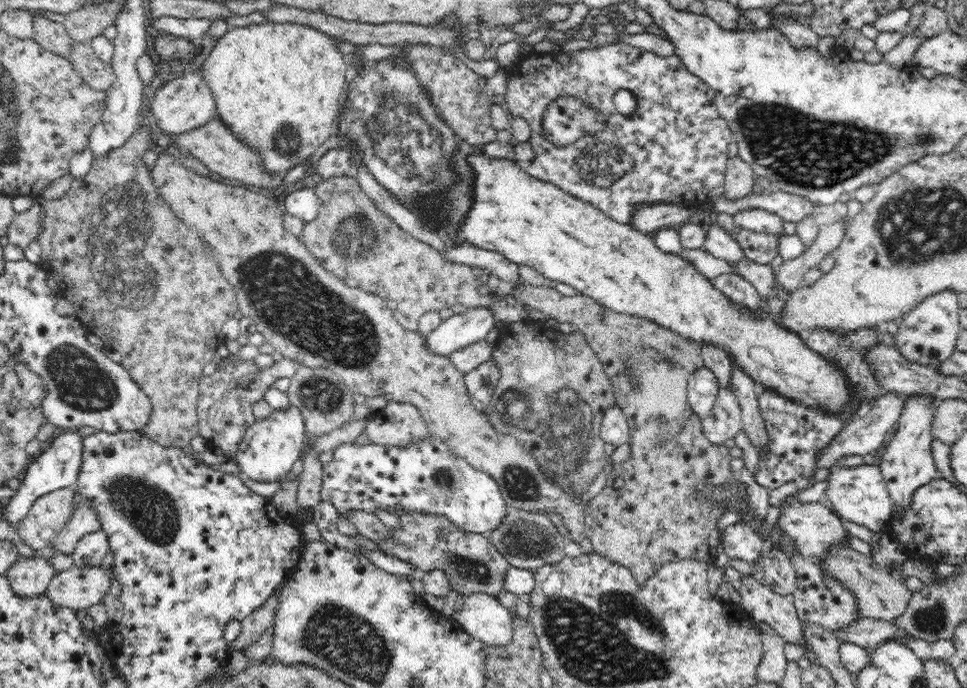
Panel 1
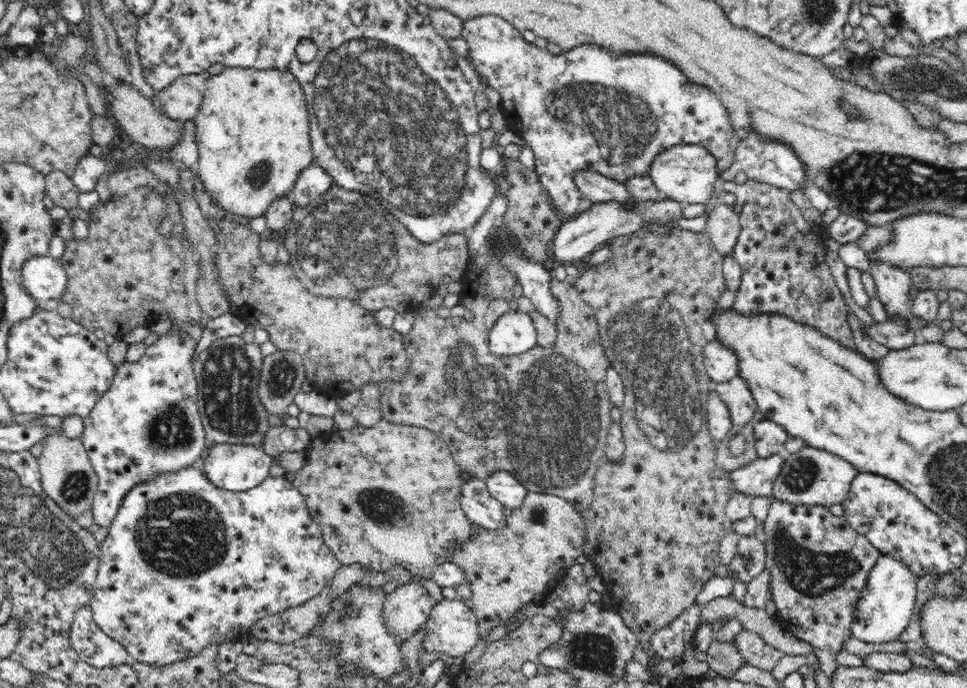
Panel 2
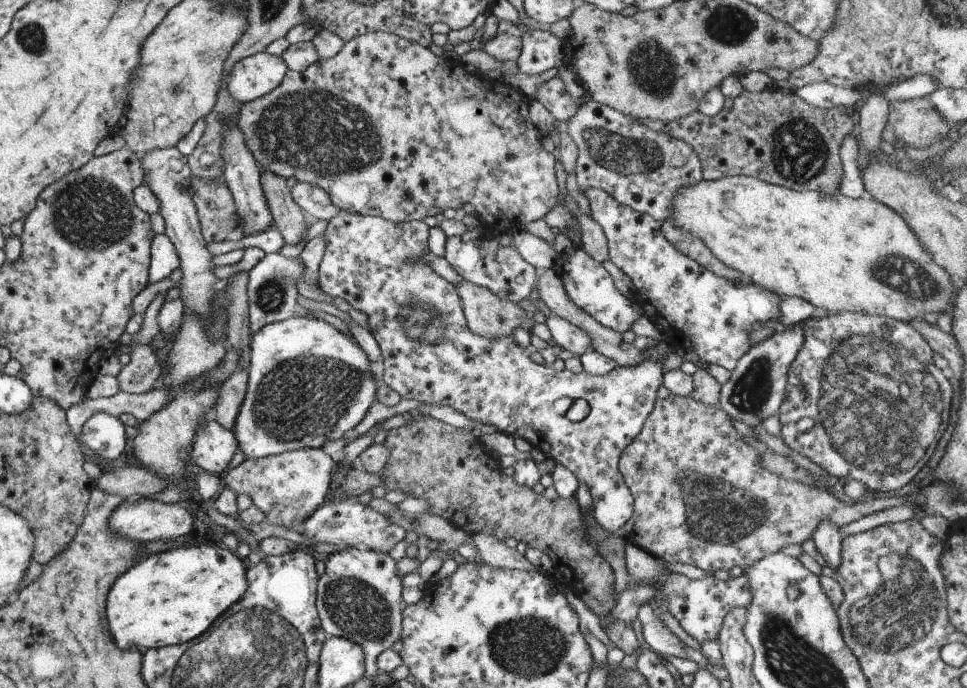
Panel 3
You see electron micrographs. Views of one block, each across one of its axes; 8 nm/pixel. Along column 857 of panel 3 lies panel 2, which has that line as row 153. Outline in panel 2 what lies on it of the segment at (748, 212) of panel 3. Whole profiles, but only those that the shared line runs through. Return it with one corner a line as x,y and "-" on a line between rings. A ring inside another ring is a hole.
225,66
218,74
210,75
206,79
206,92
204,100
198,109
198,114
192,120
195,126
195,143
198,149
199,158
197,160
198,178
203,185
212,193
212,199
216,202
218,209
221,209
225,215
247,221
248,219
265,214
270,203
276,198
286,196
294,188
297,178
302,170
313,164
313,154
311,151
311,140
309,135
310,120
309,107
305,99
305,92
296,76
286,69
255,69
242,67

